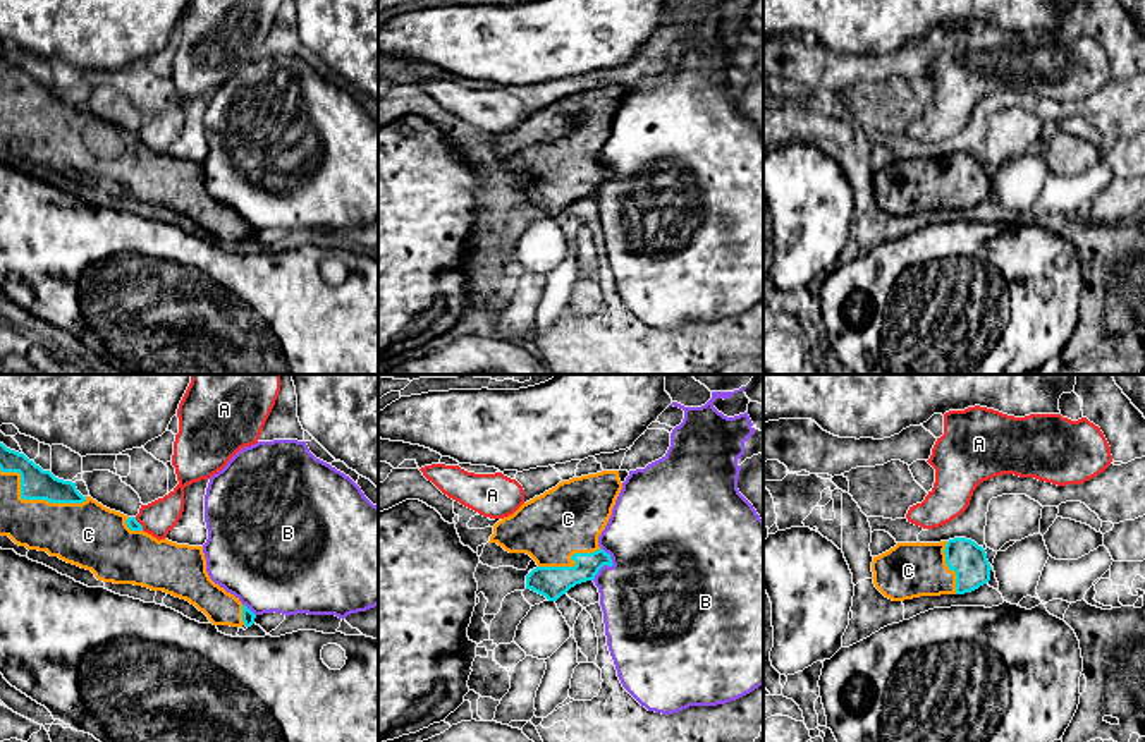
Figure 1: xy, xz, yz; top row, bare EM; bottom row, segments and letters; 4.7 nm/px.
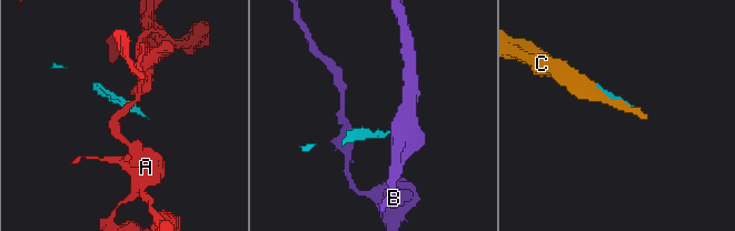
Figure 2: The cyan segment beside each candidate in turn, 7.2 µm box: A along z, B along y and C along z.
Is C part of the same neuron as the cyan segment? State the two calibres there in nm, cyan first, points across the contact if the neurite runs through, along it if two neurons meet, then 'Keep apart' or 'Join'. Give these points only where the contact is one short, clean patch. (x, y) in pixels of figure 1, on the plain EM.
Thickness 140 nm (cyan) against 280 nm. Join

